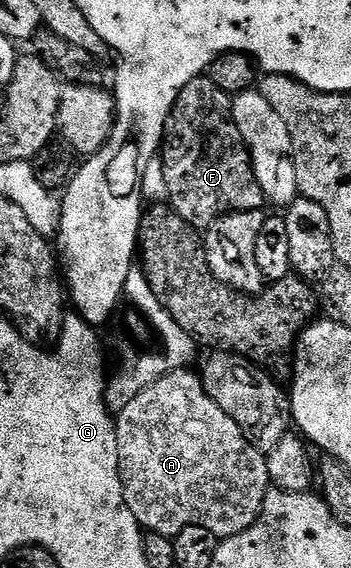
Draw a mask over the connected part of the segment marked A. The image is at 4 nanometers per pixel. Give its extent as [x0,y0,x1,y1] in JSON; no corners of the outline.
[116,369,272,540]

